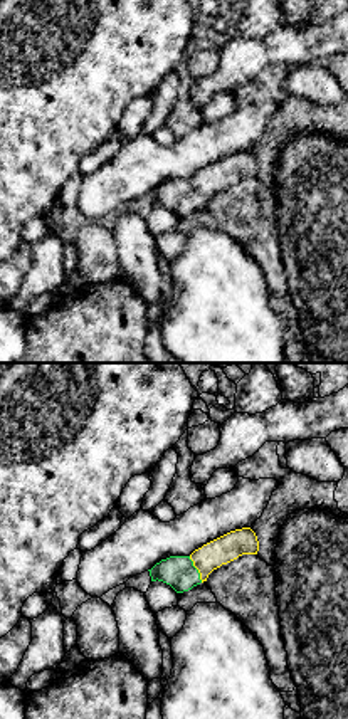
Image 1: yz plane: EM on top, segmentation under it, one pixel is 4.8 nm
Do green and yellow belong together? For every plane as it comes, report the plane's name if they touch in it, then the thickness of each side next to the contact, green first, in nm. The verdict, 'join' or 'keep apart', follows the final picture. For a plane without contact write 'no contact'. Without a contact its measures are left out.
contact in yz; calibres 160 and 130 nm

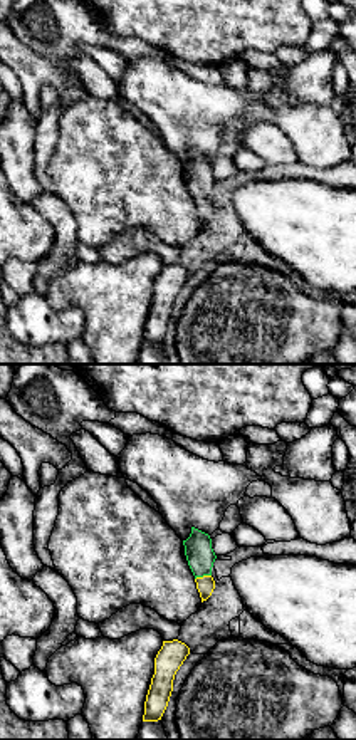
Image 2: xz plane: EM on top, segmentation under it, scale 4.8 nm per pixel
contact in xz; calibres 140 and 90 nm

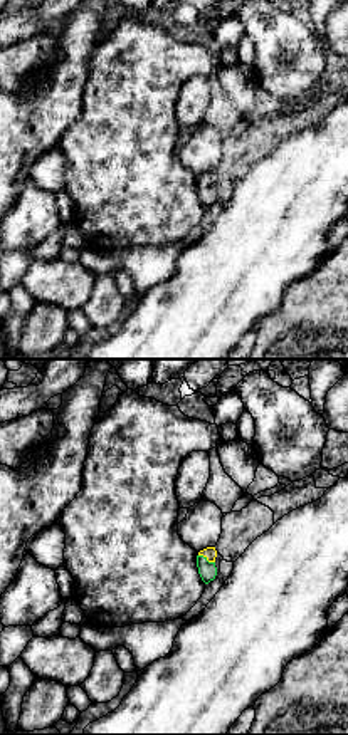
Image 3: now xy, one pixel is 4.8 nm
contact in xy; calibres 90 and 60 nm

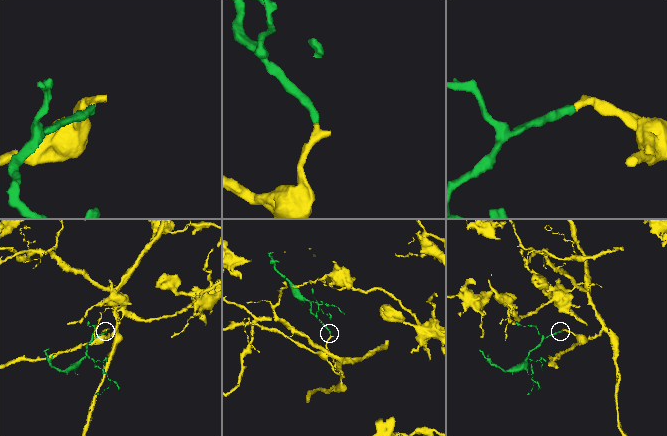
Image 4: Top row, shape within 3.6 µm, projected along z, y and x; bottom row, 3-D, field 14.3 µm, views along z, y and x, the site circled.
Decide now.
join

